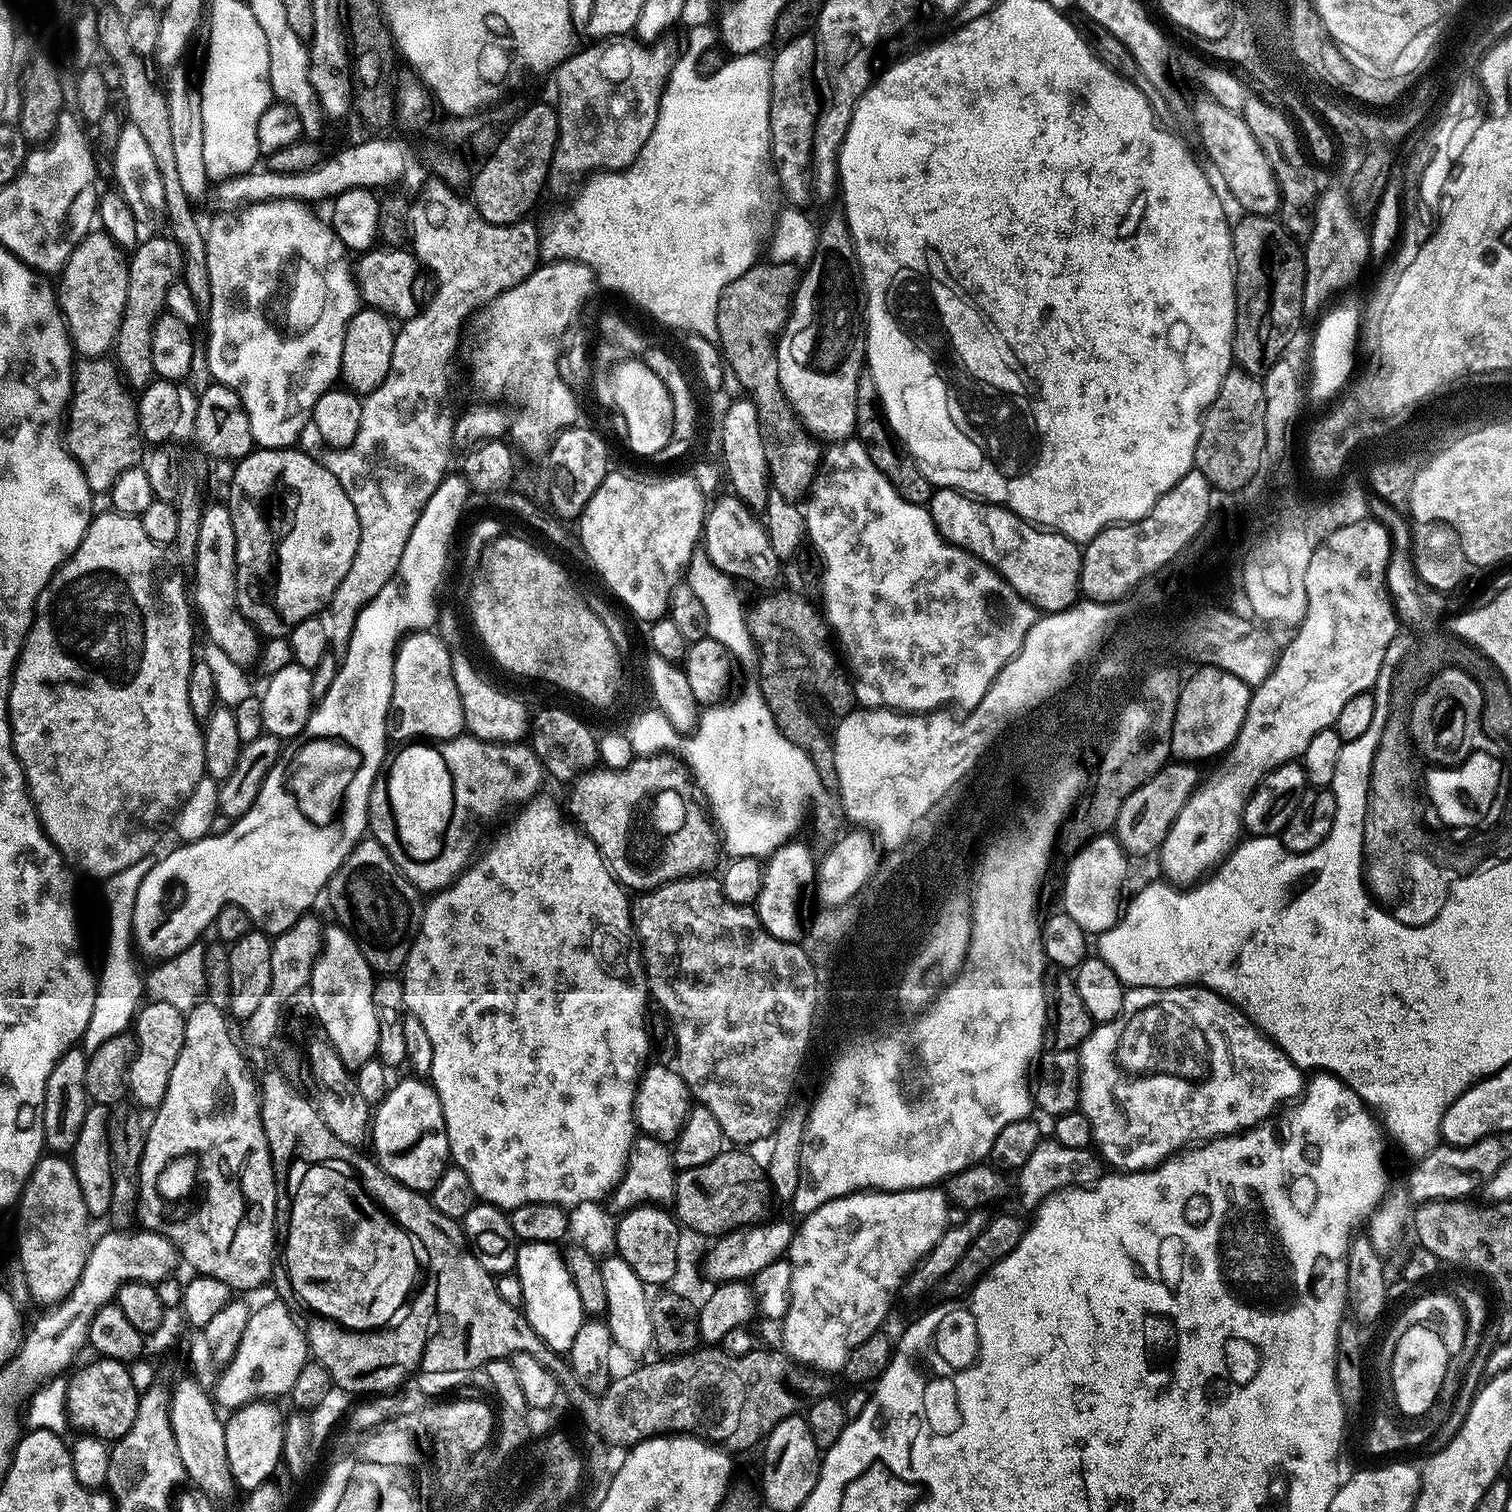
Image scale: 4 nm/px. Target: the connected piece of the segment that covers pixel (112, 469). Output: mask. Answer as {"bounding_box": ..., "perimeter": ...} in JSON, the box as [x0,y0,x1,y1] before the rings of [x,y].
{"bounding_box":[64,358,142,493],"perimeter":[[[80,358],[75,361],[72,398],[66,409],[64,447],[79,462],[92,493],[111,492],[114,478],[118,478],[122,470],[141,463],[142,440],[136,426],[136,400],[131,394],[111,359]]]}

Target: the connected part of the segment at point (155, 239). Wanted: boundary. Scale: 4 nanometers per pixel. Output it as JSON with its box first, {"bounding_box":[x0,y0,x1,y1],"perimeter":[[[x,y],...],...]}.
{"bounding_box":[114,235,186,390],"perimeter":[[[167,235],[164,236],[152,236],[149,240],[148,237],[141,239],[128,260],[126,306],[122,314],[122,322],[118,326],[114,360],[123,379],[136,390],[147,388],[154,379],[152,335],[156,320],[165,311],[167,291],[170,290],[173,283],[181,279],[186,268],[183,250],[176,245],[175,240]]]}

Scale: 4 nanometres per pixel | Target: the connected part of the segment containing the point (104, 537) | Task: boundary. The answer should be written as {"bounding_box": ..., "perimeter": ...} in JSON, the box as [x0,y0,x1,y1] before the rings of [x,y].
{"bounding_box":[8,511,206,882],"perimeter":[[[113,511],[93,516],[78,550],[74,550],[74,554],[52,575],[52,581],[37,600],[32,628],[24,645],[20,647],[20,657],[12,669],[12,685],[8,687],[8,725],[12,727],[12,748],[20,759],[24,783],[36,808],[36,817],[44,827],[48,841],[59,850],[61,857],[73,869],[81,868],[86,875],[97,876],[100,882],[109,880],[118,874],[118,870],[126,870],[126,866],[134,866],[134,862],[149,859],[153,855],[151,852],[160,840],[160,831],[167,824],[169,827],[174,813],[206,775],[202,724],[194,718],[190,710],[190,698],[186,694],[186,682],[190,678],[194,659],[194,608],[190,603],[189,589],[188,592],[184,589],[184,580],[180,576],[183,576],[181,569],[166,560],[165,545],[155,544],[146,530],[142,530],[140,517]]]}

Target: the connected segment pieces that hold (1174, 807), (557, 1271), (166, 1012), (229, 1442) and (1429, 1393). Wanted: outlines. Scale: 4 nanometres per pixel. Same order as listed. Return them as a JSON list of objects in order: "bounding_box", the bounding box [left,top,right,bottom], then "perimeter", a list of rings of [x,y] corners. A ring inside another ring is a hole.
[{"bounding_box":[1114,762,1202,857],"perimeter":[[[1192,762],[1165,763],[1164,769],[1152,777],[1152,783],[1138,786],[1138,790],[1134,790],[1134,794],[1122,802],[1114,834],[1126,852],[1133,857],[1148,856],[1160,849],[1180,811],[1201,783],[1202,777],[1196,768],[1199,767]]]},{"bounding_box":[514,1243,586,1354],"perimeter":[[[521,1243],[516,1249],[514,1271],[522,1282],[522,1298],[524,1299],[522,1311],[530,1326],[550,1350],[561,1354],[568,1353],[570,1346],[574,1346],[574,1337],[578,1335],[578,1330],[584,1325],[586,1313],[582,1306],[582,1298],[578,1298],[578,1290],[574,1290],[574,1282],[564,1265],[561,1249],[555,1244]]]},{"bounding_box":[128,1002,185,1110],"perimeter":[[[148,1002],[145,1005],[144,1009],[141,1007],[137,1011],[134,1021],[136,1053],[132,1065],[128,1067],[128,1090],[131,1099],[141,1109],[155,1110],[166,1094],[170,1070],[174,1070],[174,1062],[178,1062],[178,1054],[184,1045],[185,1013],[166,1002]]]},{"bounding_box":[224,1402,284,1490],"perimeter":[[[272,1402],[246,1404],[224,1420],[226,1434],[226,1462],[230,1468],[233,1485],[237,1489],[251,1490],[269,1483],[276,1467],[282,1464],[284,1425],[282,1415]]]},{"bounding_box":[1390,1323,1449,1416],"perimeter":[[[1425,1323],[1410,1326],[1399,1339],[1398,1346],[1394,1349],[1390,1377],[1392,1376],[1392,1396],[1396,1399],[1397,1406],[1404,1408],[1406,1415],[1422,1416],[1437,1407],[1438,1390],[1442,1386],[1442,1378],[1446,1378],[1449,1355],[1443,1345],[1441,1333]]]}]

